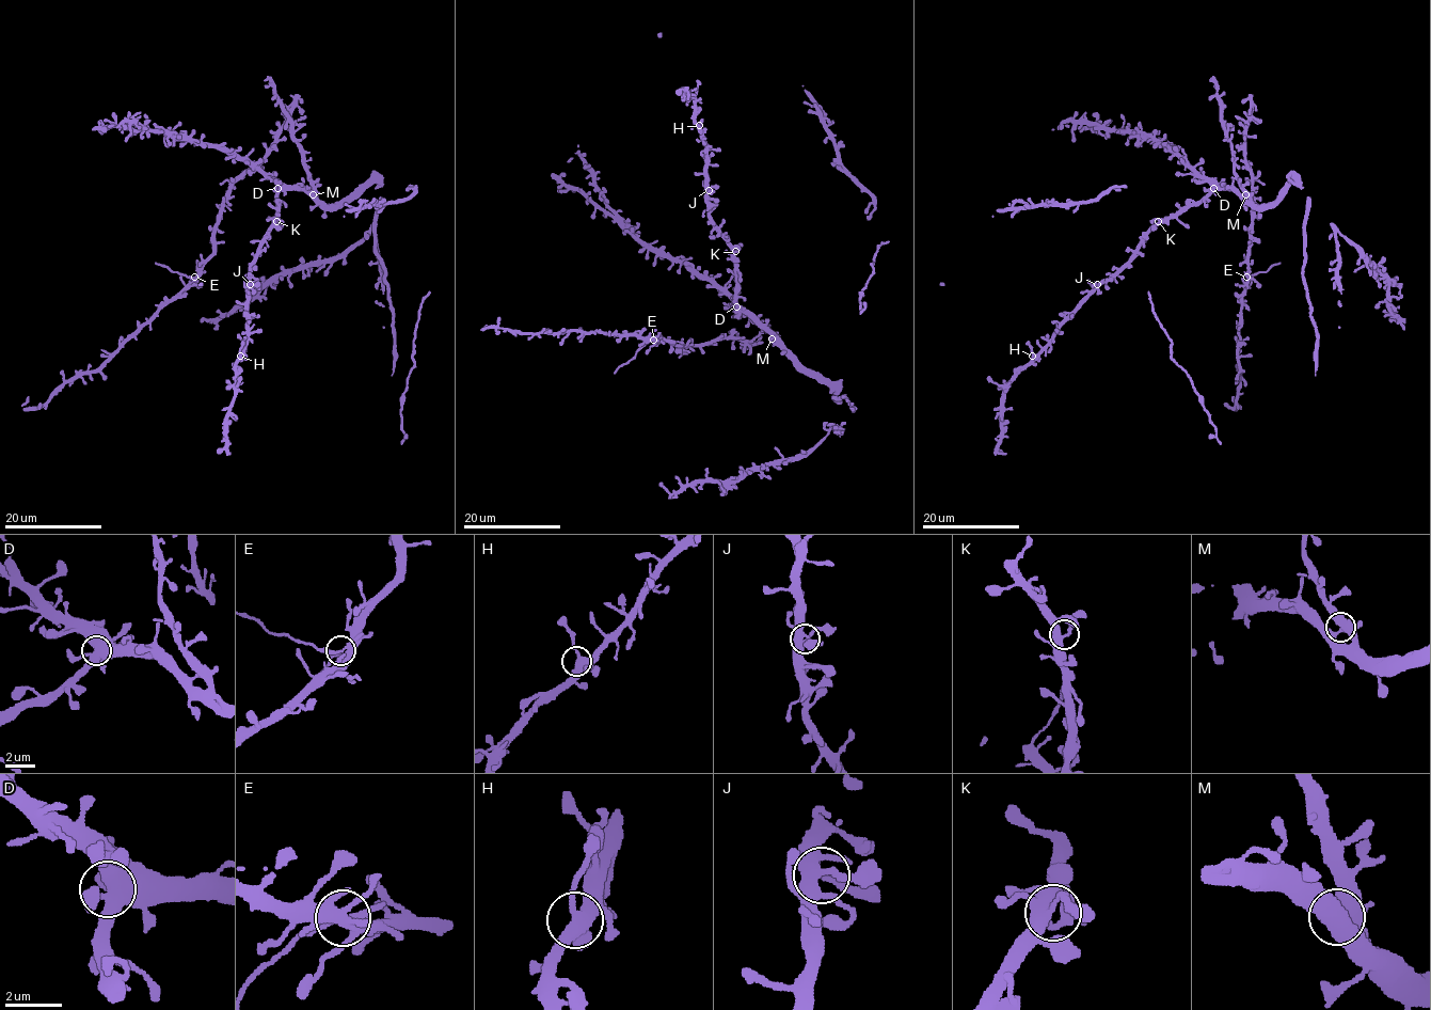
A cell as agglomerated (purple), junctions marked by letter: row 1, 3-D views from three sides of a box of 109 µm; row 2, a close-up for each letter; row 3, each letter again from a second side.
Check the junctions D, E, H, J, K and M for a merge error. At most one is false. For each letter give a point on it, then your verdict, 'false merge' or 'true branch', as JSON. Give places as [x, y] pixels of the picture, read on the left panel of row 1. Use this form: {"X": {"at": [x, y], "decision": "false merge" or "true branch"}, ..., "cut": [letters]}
{"D": {"at": [277, 188], "decision": "true branch"}, "E": {"at": [194, 277], "decision": "false merge"}, "H": {"at": [240, 356], "decision": "true branch"}, "J": {"at": [250, 284], "decision": "true branch"}, "K": {"at": [276, 221], "decision": "true branch"}, "M": {"at": [313, 194], "decision": "true branch"}, "cut": ["E"]}

